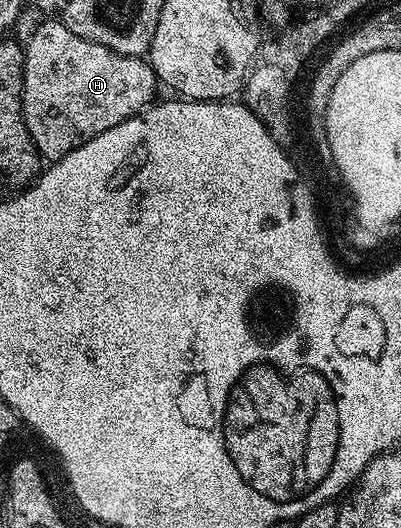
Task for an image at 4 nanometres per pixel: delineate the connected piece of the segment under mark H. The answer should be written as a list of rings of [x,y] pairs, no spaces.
[[[62,20],[44,22],[22,46],[24,52],[24,75],[22,76],[22,112],[26,132],[30,132],[30,140],[34,140],[36,150],[41,159],[49,163],[62,160],[70,152],[74,152],[86,140],[94,140],[94,136],[102,136],[114,124],[122,124],[122,120],[130,120],[135,114],[141,114],[146,107],[157,101],[156,86],[158,79],[152,70],[151,62],[134,54],[119,54],[102,44],[94,44],[82,40],[82,36],[74,36],[70,28]]]

